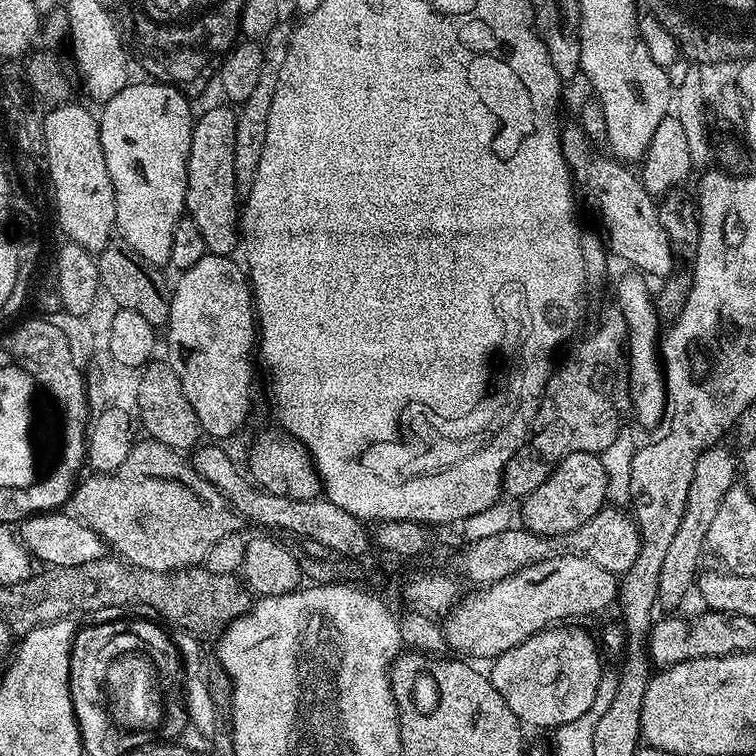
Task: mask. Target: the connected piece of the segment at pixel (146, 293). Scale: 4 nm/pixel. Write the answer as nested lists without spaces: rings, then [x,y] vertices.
[[[119,238],[109,240],[107,246],[96,256],[96,265],[100,275],[100,287],[105,293],[112,295],[116,308],[142,314],[142,318],[146,318],[146,322],[150,322],[157,330],[167,325],[172,301],[170,284],[164,281],[164,276],[160,273],[163,271],[157,265],[146,262],[146,258],[142,258],[142,254],[134,250],[134,246]]]

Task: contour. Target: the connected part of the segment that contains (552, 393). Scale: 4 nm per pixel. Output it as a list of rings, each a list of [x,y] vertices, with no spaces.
[[[611,307],[601,314],[600,325],[577,342],[568,361],[547,377],[544,395],[537,403],[536,414],[530,425],[531,435],[504,467],[502,492],[505,497],[528,496],[538,490],[538,486],[542,486],[542,482],[546,482],[546,478],[550,478],[555,468],[570,454],[601,454],[621,433],[616,383],[622,380],[622,361],[626,356],[629,331],[619,307]]]

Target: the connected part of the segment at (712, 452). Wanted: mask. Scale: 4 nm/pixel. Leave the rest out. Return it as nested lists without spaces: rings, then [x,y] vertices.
[[[725,446],[707,448],[698,458],[694,466],[694,478],[690,478],[690,490],[686,498],[686,510],[682,514],[682,526],[678,526],[678,534],[674,534],[674,542],[670,542],[670,550],[666,550],[666,562],[662,562],[660,575],[659,603],[676,610],[684,600],[684,595],[696,587],[698,569],[701,567],[700,555],[706,552],[706,537],[710,530],[710,522],[714,522],[714,514],[718,514],[718,506],[722,498],[726,498],[726,490],[738,480],[738,456]]]

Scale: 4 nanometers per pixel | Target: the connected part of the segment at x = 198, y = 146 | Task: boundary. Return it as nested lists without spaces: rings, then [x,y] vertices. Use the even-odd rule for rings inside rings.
[[[231,107],[208,108],[195,117],[188,155],[188,181],[184,206],[186,214],[198,226],[202,242],[214,256],[232,256],[241,243],[242,200],[236,195],[234,178],[234,130],[236,112]]]

